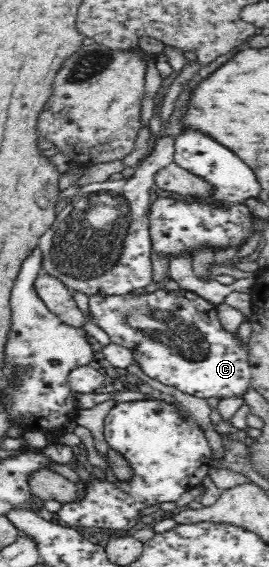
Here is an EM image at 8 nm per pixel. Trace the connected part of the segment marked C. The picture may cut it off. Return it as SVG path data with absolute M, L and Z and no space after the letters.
M180 288L177 291L159 289L152 293L136 292L107 298L91 296L89 307L92 322L107 333L113 343L131 349L134 361L149 377L163 385L205 400L217 398L220 401L244 399L245 393L251 389L252 373L247 343L241 340L237 332L226 330L217 318L215 305L194 292Z

